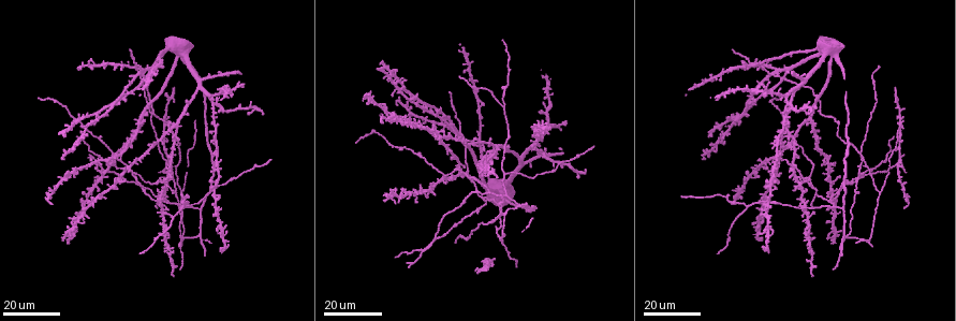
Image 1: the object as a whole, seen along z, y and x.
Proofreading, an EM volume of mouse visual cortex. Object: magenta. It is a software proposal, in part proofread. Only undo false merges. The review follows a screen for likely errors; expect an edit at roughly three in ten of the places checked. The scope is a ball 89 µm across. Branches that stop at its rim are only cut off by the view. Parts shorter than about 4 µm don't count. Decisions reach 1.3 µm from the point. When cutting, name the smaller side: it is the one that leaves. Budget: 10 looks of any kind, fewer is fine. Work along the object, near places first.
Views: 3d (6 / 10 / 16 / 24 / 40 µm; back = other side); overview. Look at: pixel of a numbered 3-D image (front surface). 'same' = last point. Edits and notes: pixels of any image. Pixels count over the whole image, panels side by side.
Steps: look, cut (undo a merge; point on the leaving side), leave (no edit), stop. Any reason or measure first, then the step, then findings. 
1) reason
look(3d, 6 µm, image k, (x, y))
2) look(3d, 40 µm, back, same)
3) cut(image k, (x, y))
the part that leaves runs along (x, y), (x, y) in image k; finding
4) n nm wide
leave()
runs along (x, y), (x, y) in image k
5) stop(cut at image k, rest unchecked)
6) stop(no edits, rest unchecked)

thin arm on a thick one
look(3d, 24 µm, image 1, (505, 107))

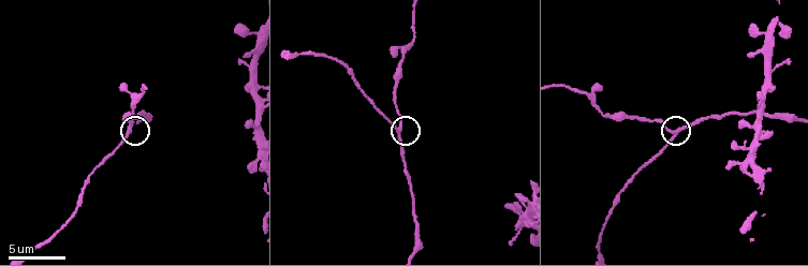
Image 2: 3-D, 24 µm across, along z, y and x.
look(3d, 6 µm, image 2, (399, 128))

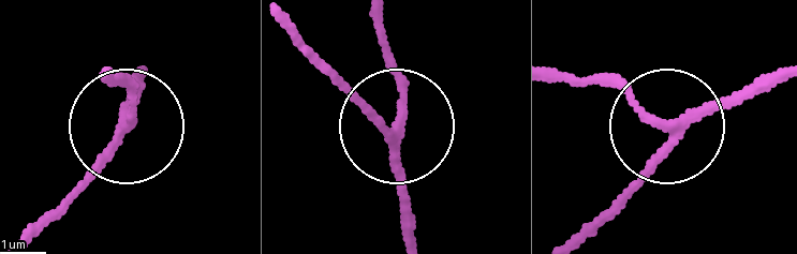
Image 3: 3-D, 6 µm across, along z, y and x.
leave()
runs along (782, 71), (679, 117), (655, 163), (590, 228) in image 3; continuous, no second cell

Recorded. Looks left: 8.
arms part here
look(3d, 16 µm, image 1, (880, 192))

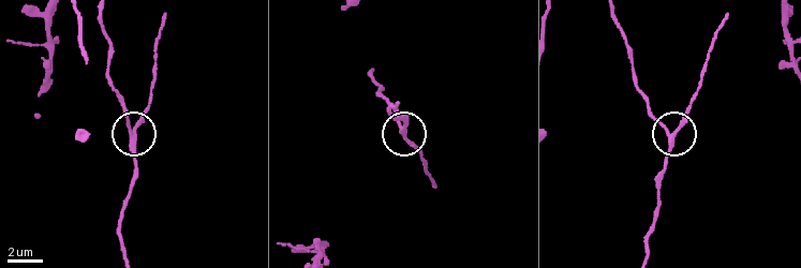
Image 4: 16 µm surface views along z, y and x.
look(3d, 10 µm, image 4, (404, 132))

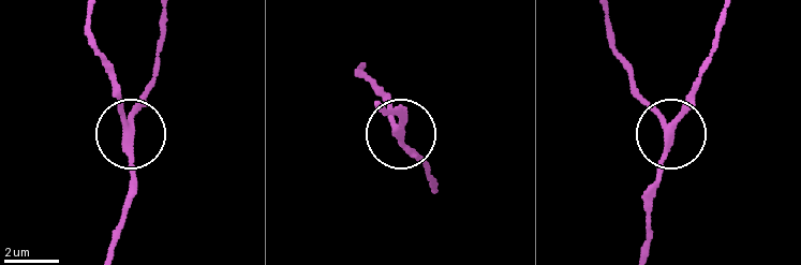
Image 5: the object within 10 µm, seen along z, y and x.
leave()
runs along (89, 17), (86, 31), (125, 131), (153, 75) in image 5; continuous, no second cell

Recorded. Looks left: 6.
branch point
look(3d, 16 µm, image 1, (899, 158))

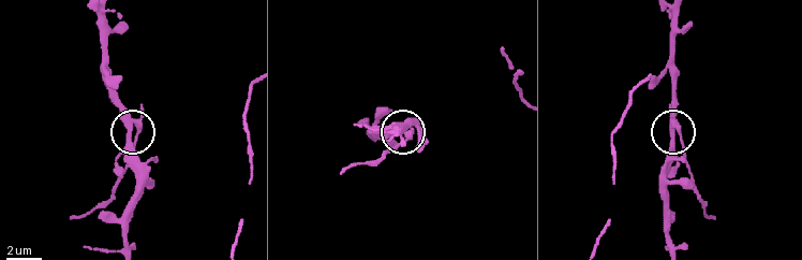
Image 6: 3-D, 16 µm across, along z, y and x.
look(3d, 10 µm, image 6, (682, 146))

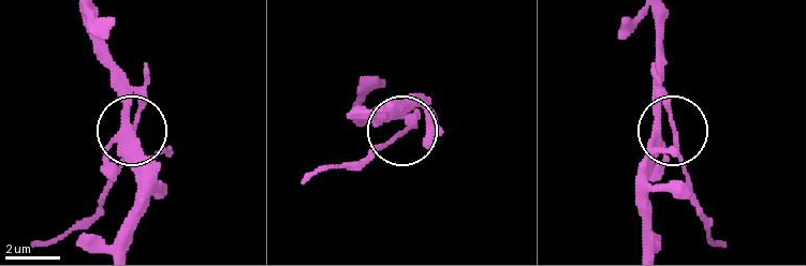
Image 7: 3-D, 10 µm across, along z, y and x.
look(3d, 6 µm, image 7, (405, 130))

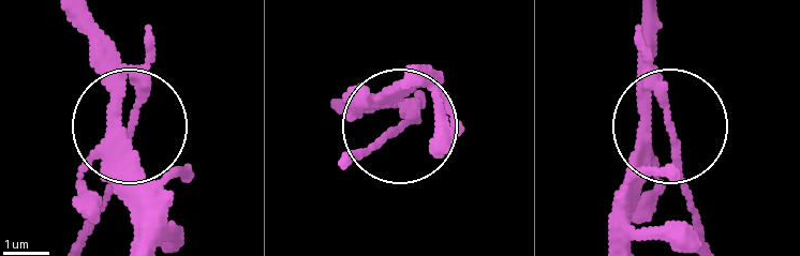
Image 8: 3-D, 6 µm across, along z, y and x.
120 nm wide
leave()
one cell here

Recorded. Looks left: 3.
a fork
look(3d, 16 µm, image 1, (829, 201))

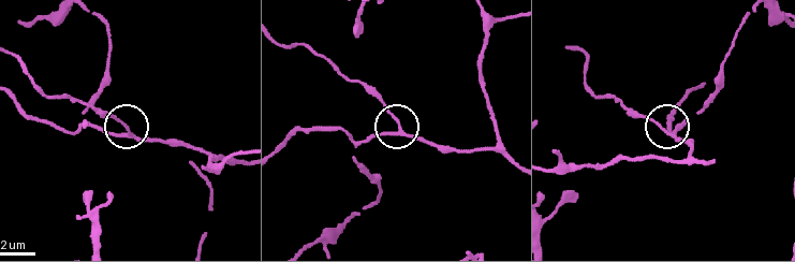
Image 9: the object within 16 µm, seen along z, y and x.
zoom in
look(3d, 6 µm, image 9, (668, 134))

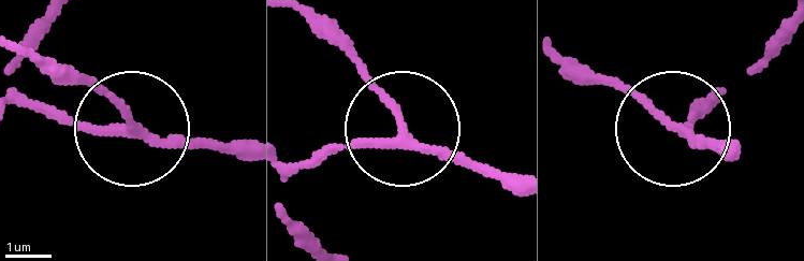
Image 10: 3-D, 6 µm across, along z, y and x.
look(3d, 6 µm, back, image 10, (678, 126))

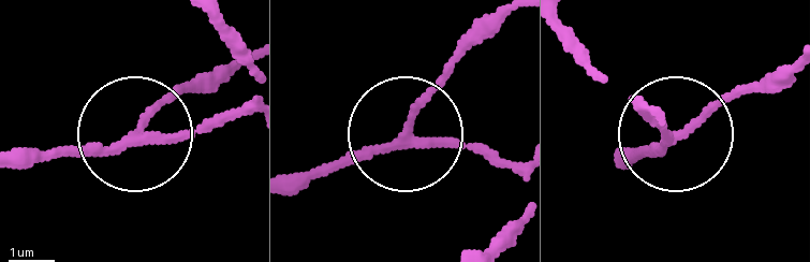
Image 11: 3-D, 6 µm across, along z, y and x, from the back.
side arm 58 µm
leave()
runs along (28, 165), (247, 111) in image 11; one cell here

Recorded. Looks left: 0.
stop(no edits, rest unchecked)

